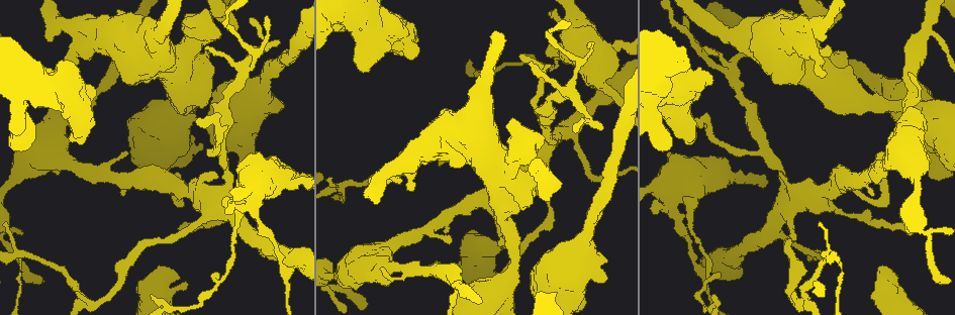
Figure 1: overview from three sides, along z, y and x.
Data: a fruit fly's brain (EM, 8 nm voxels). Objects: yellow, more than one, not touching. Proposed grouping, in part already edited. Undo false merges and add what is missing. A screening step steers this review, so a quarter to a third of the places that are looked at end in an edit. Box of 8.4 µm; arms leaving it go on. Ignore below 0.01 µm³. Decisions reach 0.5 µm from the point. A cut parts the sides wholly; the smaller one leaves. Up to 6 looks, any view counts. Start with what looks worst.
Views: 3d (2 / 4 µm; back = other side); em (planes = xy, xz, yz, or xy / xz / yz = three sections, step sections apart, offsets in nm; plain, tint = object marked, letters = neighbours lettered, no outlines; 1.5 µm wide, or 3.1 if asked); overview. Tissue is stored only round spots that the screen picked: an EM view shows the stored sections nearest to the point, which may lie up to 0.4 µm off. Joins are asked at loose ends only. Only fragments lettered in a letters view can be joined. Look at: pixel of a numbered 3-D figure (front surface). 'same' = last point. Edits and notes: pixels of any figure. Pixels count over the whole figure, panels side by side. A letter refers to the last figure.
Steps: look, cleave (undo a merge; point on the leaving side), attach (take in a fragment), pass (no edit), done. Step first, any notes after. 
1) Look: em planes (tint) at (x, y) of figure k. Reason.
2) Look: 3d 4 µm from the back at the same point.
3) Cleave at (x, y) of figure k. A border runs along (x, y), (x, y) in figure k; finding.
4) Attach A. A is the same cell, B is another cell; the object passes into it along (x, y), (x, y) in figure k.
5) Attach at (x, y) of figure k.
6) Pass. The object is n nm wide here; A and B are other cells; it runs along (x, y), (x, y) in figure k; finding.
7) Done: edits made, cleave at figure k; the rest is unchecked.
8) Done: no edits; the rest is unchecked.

Look: em planes (letters) at (178, 280) of figure 1. Stops while still wide.

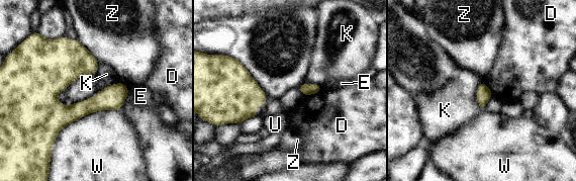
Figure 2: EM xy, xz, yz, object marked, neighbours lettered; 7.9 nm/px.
Pass. D, E, K, U, W and Z are other cells; none of them fits.

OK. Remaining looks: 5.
Look: 3d 2 µm at (520, 57) of figure 1. Branch stops here.

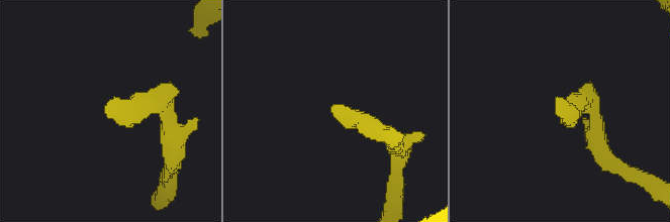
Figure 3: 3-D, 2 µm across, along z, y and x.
Look: em planes (letters) at (332, 107) of figure 3. Shape alone is not enough.

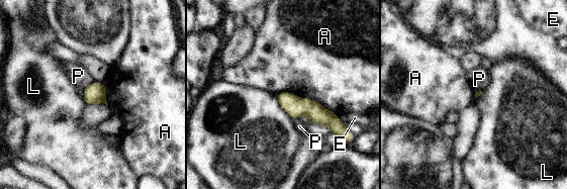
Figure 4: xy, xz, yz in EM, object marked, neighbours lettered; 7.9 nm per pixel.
Pass. A, E, L and P are other cells; a border runs along (275, 95), (279, 105), (291, 118) in figure 4; none of them fits.

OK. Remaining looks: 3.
Look: em xy step 4 (tint) at (827, 255) of figure 1. Sharp bend.

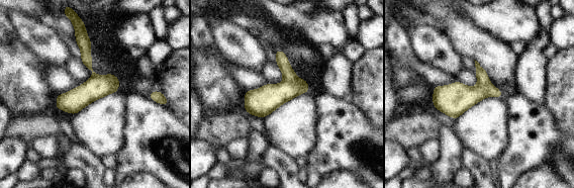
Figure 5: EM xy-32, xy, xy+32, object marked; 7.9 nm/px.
Look: em planes (letters) at the same point.

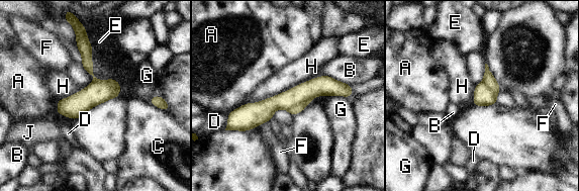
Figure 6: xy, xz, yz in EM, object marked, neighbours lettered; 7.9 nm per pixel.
Cleave at (299, 108) of figure 6. The longest contact is with H, 650 nm; A, B, C, D, E, F, G, H and J are other cells; a border runs along (306, 104), (296, 104), (287, 110) in figure 6; two neurons meet here.

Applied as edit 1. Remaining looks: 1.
Done: edits made, cleave at figure 6; the rest is unchecked.

